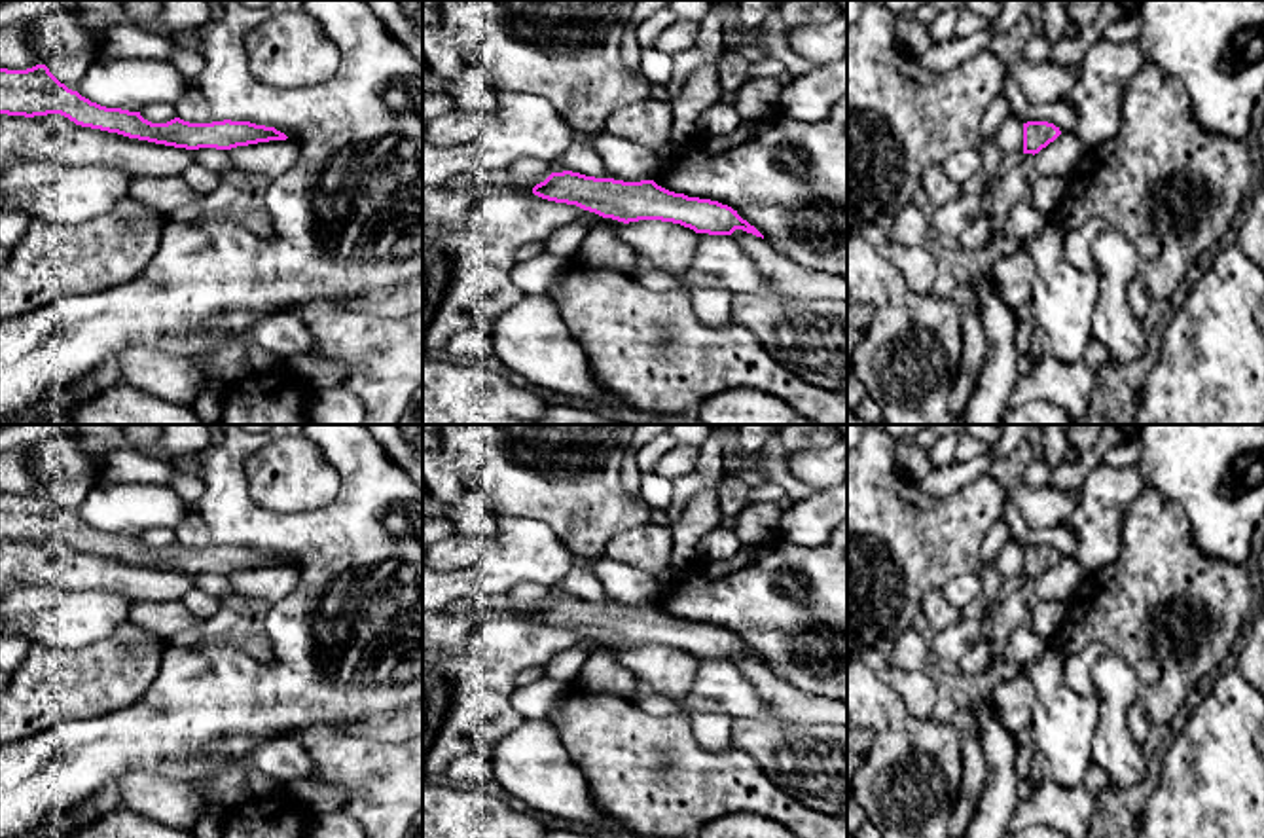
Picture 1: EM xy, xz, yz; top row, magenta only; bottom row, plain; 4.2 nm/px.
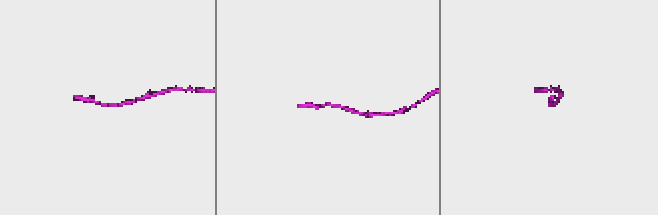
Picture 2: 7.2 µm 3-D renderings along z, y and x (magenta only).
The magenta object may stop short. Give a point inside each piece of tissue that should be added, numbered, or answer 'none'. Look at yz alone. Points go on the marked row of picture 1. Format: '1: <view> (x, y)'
none

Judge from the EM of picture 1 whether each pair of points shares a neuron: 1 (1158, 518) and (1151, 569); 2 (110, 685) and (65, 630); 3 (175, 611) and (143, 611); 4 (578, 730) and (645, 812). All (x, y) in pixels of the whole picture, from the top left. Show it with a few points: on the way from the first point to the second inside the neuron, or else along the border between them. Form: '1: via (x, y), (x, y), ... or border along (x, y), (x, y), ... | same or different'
1: via (1156, 531), (1156, 556) | same
2: border along (118, 626), (107, 637), (76, 649), (35, 643) | different
3: via (167, 611), (150, 611) | same
4: via (599, 749), (641, 791) | same

